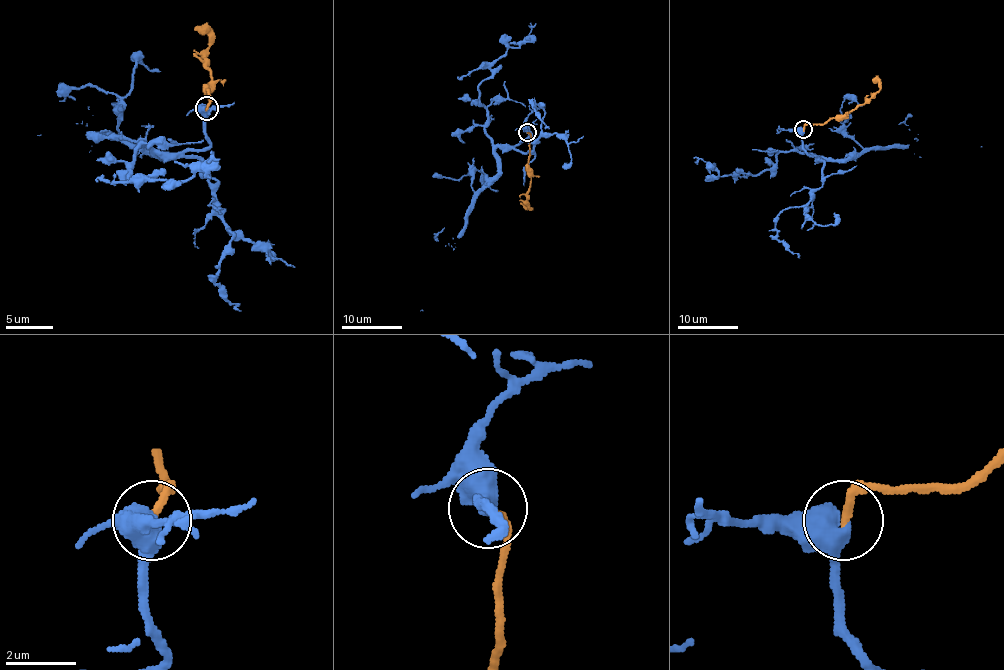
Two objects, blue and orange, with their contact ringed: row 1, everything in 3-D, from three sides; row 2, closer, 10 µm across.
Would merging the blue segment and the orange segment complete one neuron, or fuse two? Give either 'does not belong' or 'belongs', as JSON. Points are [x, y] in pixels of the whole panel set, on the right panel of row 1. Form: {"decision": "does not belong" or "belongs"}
{"decision": "belongs"}

